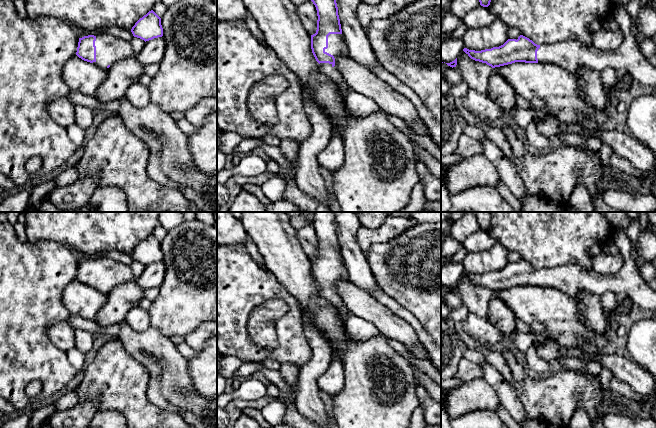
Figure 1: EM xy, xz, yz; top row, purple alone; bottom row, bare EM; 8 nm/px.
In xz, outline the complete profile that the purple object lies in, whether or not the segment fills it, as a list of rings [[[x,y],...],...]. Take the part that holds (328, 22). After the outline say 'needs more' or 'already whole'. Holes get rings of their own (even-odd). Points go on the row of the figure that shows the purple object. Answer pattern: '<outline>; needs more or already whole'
[[[311,0],[317,10],[317,30],[311,35],[312,53],[319,63],[319,73],[333,83],[342,95],[350,93],[350,88],[346,84],[343,76],[335,65],[335,60],[339,57],[348,57],[349,51],[342,34],[340,19],[338,15],[338,7],[336,0]]]; needs more

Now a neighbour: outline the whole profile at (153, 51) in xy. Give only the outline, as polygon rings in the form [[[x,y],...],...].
[[[163,37],[146,41],[143,49],[135,54],[139,62],[144,66],[159,63],[165,52],[166,43]]]

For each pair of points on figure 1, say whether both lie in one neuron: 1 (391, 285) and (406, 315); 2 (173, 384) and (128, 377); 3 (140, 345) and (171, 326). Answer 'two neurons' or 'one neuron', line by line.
1: two neurons
2: two neurons
3: two neurons

